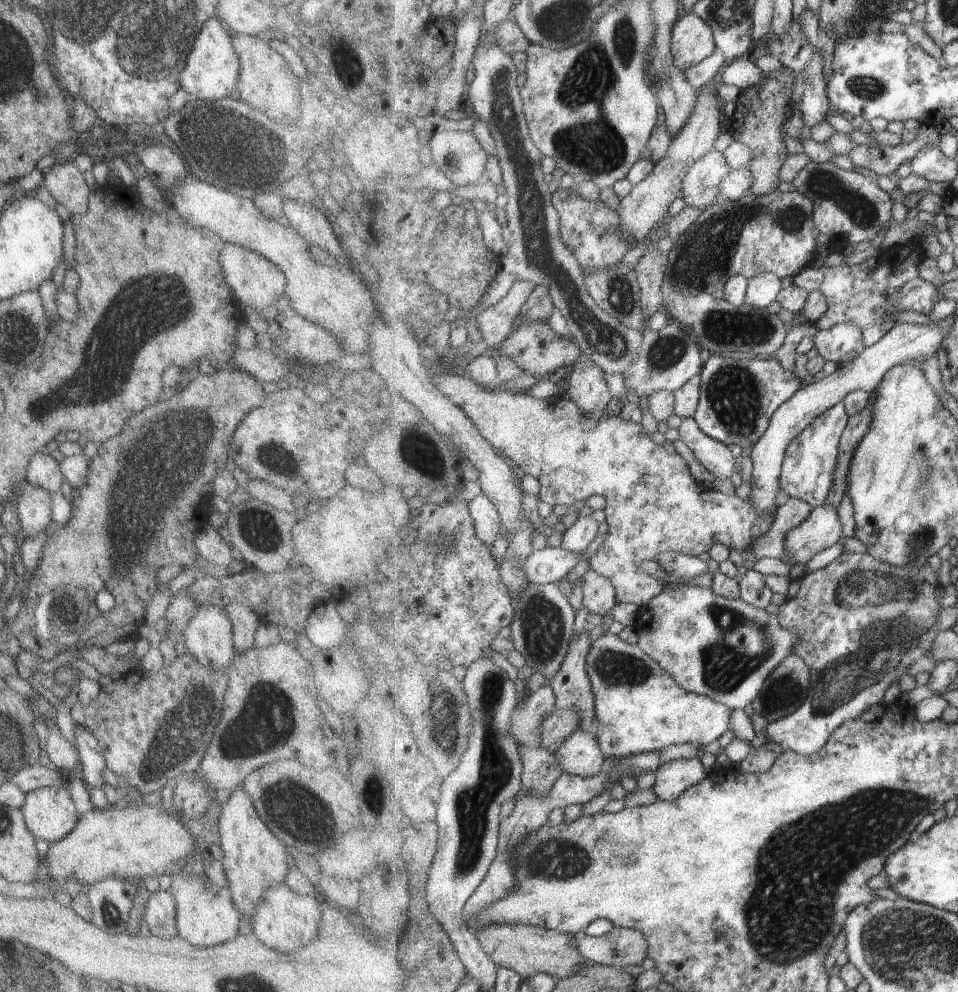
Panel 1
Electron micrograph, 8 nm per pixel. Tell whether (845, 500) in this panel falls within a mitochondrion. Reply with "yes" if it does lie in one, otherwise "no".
no

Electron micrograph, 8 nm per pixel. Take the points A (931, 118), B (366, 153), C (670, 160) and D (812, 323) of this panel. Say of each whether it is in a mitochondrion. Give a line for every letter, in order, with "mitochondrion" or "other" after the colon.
A: other
B: other
C: other
D: other

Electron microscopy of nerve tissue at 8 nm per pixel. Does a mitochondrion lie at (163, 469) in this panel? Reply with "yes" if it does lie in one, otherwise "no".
yes

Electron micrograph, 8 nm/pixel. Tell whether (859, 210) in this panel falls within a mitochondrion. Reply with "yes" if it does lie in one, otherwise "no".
yes

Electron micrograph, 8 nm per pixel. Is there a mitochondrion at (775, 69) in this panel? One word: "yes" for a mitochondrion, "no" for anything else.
no

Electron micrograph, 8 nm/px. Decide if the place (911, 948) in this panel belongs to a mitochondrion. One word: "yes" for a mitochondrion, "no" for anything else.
yes

